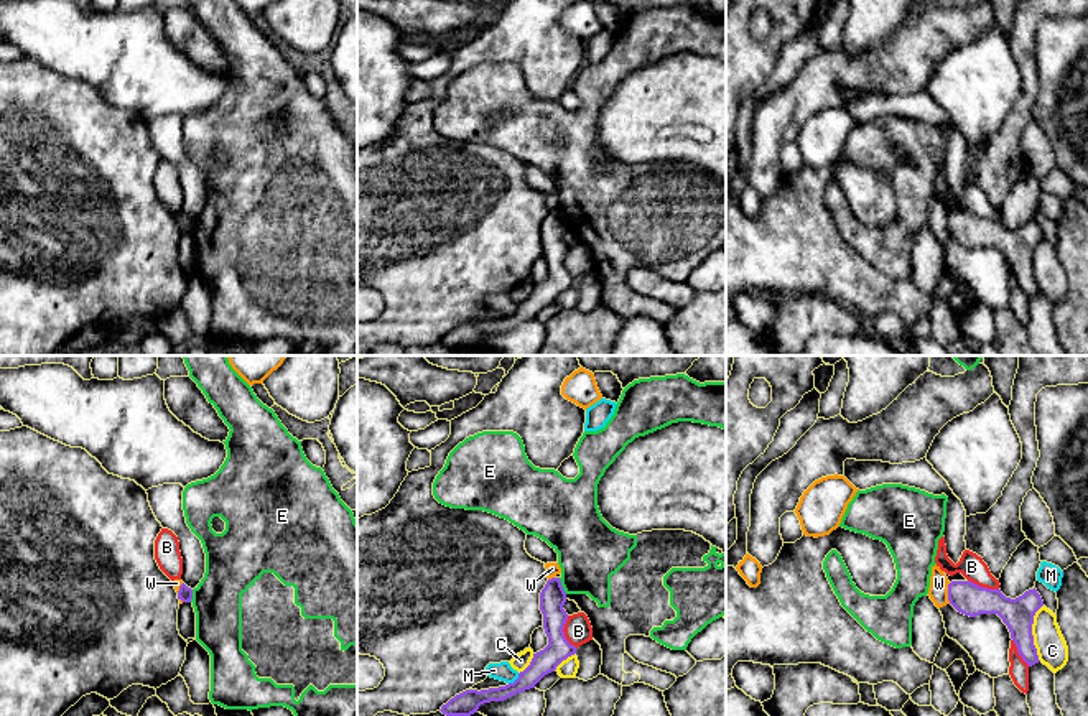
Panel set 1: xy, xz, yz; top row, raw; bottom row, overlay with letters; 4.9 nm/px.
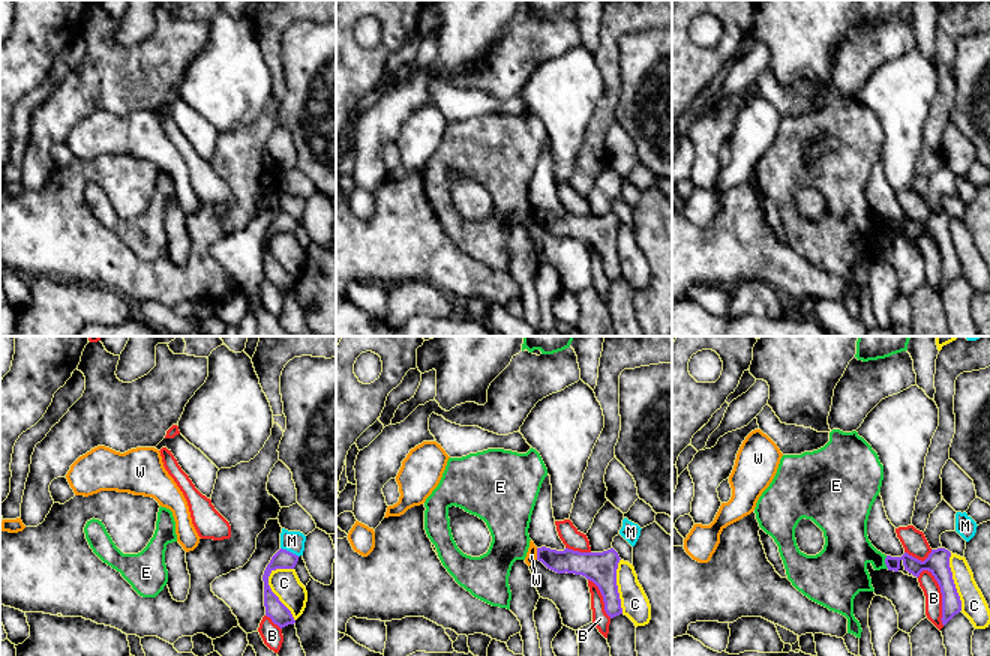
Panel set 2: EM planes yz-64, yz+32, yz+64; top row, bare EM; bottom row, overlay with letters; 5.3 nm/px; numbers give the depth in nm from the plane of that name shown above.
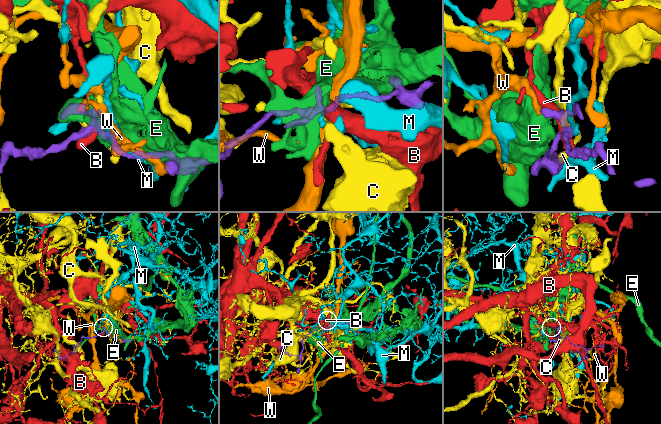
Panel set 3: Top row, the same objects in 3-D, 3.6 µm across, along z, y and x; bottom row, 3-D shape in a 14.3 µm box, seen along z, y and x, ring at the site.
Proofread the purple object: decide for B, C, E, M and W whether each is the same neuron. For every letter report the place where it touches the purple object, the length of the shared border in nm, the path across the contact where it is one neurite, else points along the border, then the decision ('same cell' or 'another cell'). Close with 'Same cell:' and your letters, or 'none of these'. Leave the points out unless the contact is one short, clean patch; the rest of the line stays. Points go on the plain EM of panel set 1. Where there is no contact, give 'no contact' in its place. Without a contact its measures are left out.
B: meets purple in xz at (563, 264); contact 170 nm long; another cell
C: meets purple in yz at (1031, 264); contact 280 nm long; border along yz (1042, 236), (1032, 255), (1032, 275), (1039, 292); another cell
E: meets purple in xz at (562, 218); contact 90 nm long; another cell
M: meets purple in xz at (516, 311); contact 80 nm long; another cell
W: meets purple in yz at (948, 224); contact 100 nm long; border along yz (950, 214), (948, 234); another cell
Same cell: none of these

